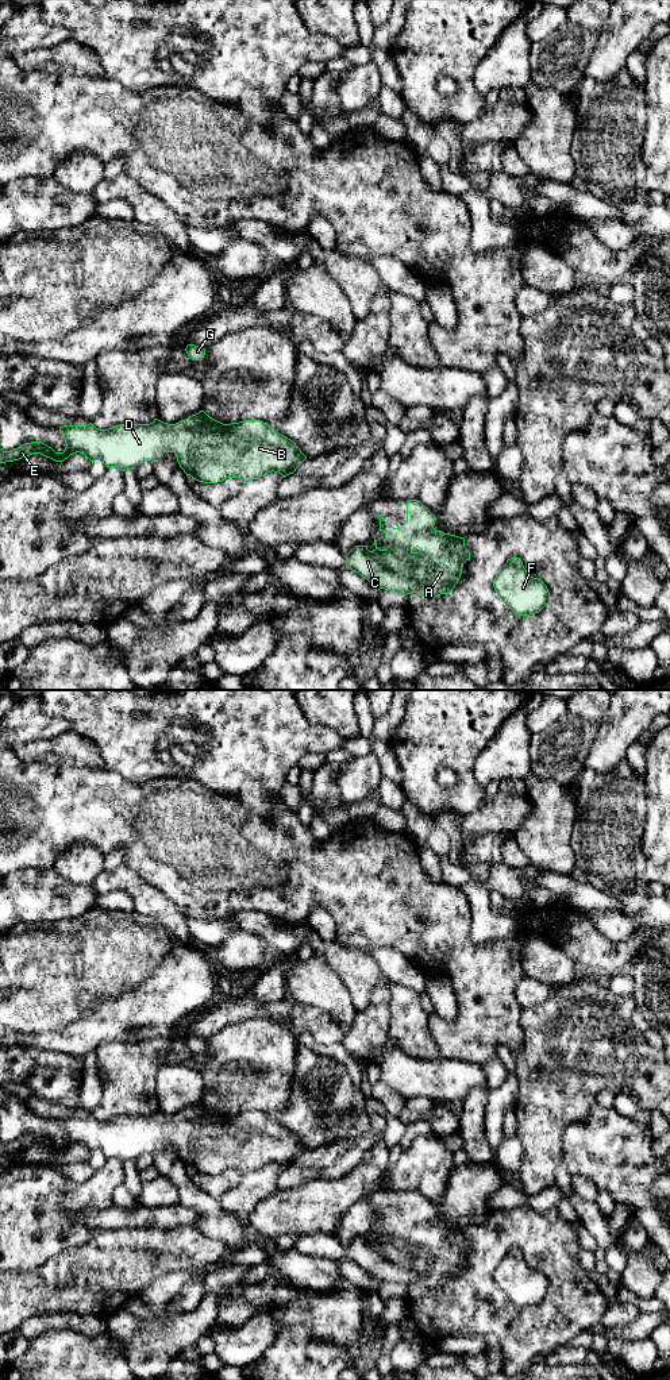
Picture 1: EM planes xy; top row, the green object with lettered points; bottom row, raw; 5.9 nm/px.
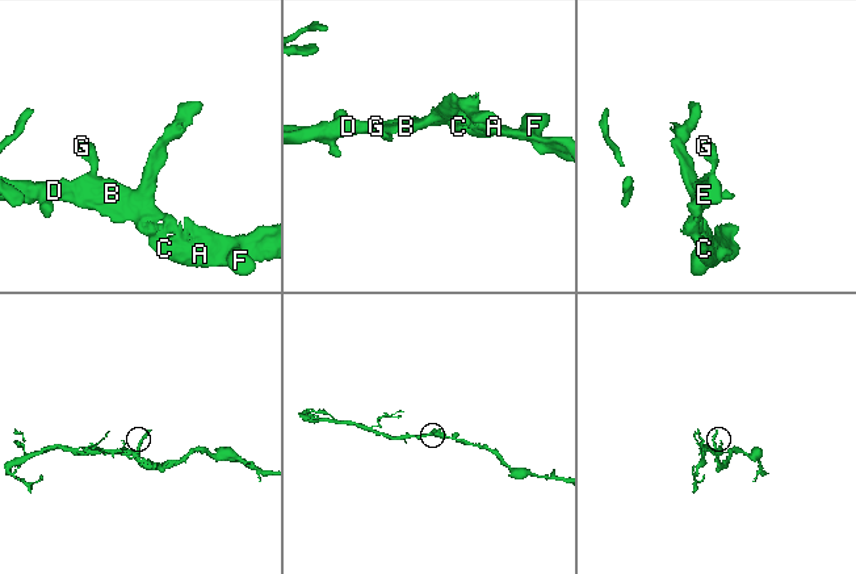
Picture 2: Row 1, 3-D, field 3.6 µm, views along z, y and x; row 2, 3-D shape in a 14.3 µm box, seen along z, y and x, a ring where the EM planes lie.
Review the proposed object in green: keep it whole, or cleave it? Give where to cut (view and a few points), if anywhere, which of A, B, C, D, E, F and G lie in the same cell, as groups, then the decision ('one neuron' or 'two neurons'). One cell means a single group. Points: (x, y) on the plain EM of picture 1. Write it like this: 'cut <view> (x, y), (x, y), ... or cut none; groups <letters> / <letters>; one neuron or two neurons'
cut none; groups A B C D E F G; one neuron

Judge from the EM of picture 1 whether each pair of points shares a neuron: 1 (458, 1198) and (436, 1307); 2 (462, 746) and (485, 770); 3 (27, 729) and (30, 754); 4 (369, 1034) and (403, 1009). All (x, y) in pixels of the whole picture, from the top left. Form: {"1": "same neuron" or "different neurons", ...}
{"1": "different neurons", "2": "different neurons", "3": "different neurons", "4": "different neurons"}

